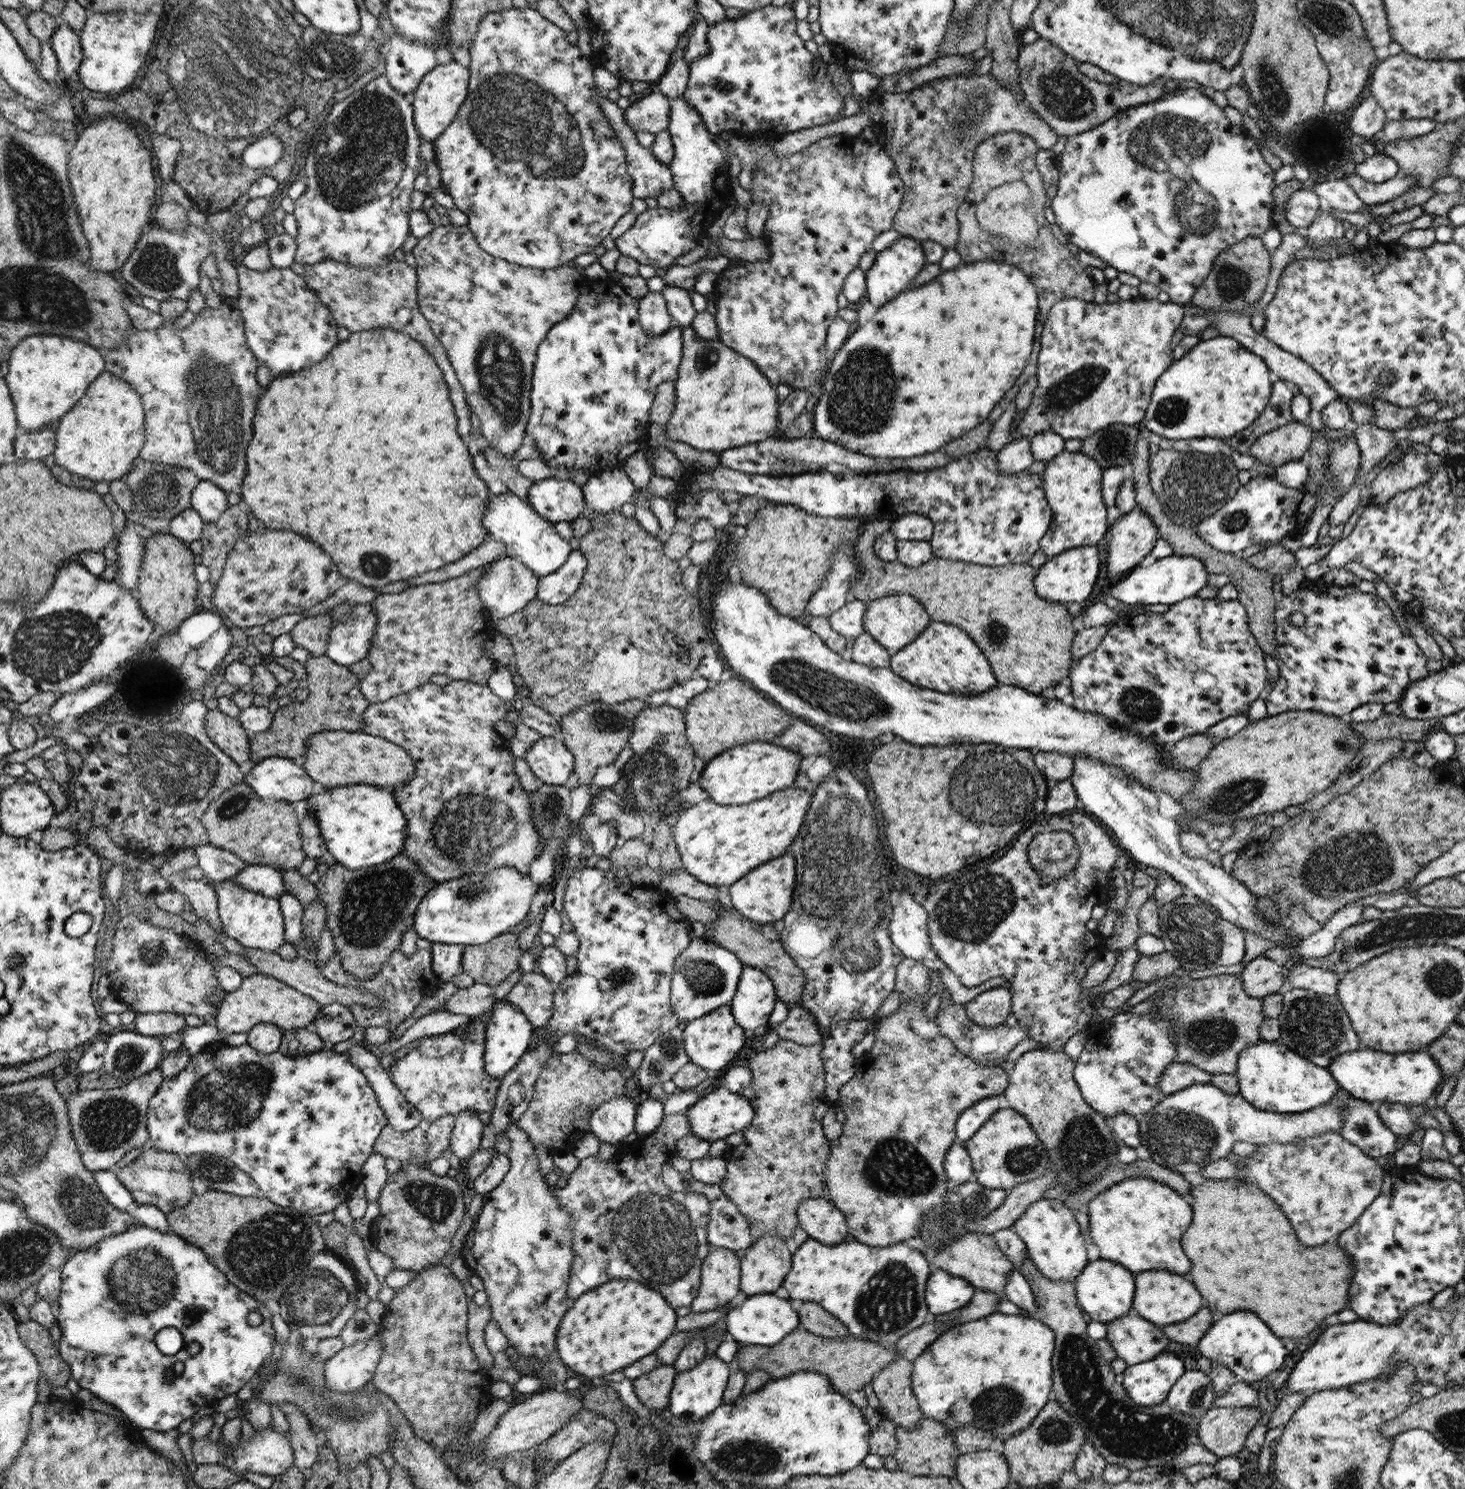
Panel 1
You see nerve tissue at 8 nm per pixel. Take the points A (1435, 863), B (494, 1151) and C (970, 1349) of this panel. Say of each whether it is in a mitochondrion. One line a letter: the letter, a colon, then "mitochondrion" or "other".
A: other
B: other
C: other

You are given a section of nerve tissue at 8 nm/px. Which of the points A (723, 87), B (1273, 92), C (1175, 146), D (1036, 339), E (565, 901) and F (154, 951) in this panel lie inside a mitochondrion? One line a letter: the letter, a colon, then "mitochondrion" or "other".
A: other
B: mitochondrion
C: mitochondrion
D: other
E: other
F: mitochondrion

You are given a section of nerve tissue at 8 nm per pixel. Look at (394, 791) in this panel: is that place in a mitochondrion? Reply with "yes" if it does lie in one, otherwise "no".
no

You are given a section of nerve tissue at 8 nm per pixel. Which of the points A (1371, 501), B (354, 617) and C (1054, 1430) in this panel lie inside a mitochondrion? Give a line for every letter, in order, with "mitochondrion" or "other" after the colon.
A: other
B: mitochondrion
C: mitochondrion

